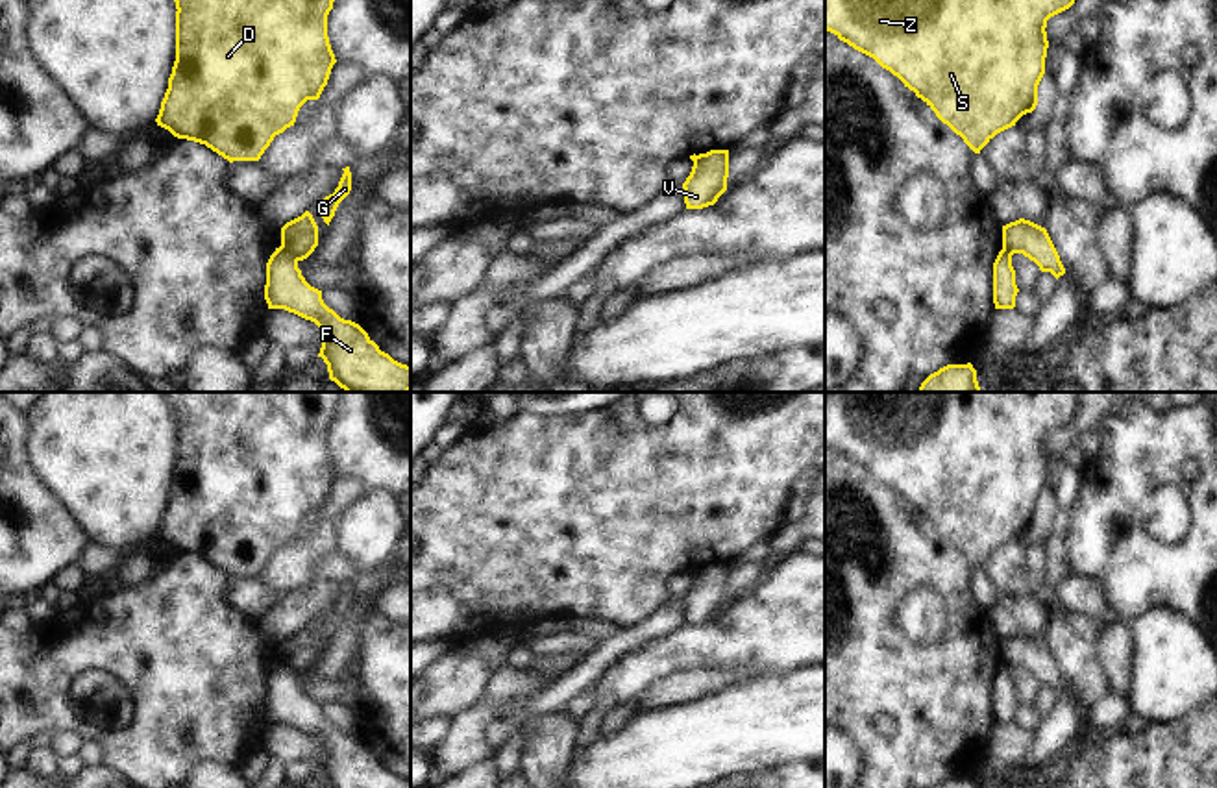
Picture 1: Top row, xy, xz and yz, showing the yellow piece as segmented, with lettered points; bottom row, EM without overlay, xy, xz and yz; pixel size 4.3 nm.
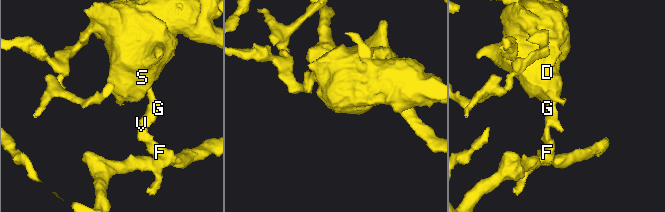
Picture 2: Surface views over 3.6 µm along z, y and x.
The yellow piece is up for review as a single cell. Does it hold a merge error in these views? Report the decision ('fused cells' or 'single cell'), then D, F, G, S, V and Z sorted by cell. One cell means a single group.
fused cells; D G S V Z / F

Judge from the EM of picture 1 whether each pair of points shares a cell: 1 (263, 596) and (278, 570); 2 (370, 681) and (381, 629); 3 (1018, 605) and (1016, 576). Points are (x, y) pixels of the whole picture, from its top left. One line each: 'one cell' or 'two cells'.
1: two cells
2: one cell
3: two cells

